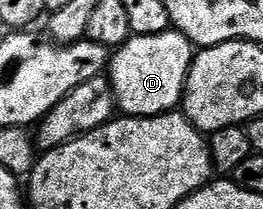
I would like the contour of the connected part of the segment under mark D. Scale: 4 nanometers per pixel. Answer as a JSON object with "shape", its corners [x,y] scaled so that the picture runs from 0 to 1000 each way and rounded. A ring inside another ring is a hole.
{"shape":[[[665,144],[567,172],[502,167],[418,268],[418,378],[445,522],[471,555],[608,555],[658,531],[700,474],[734,263],[734,211]]]}

